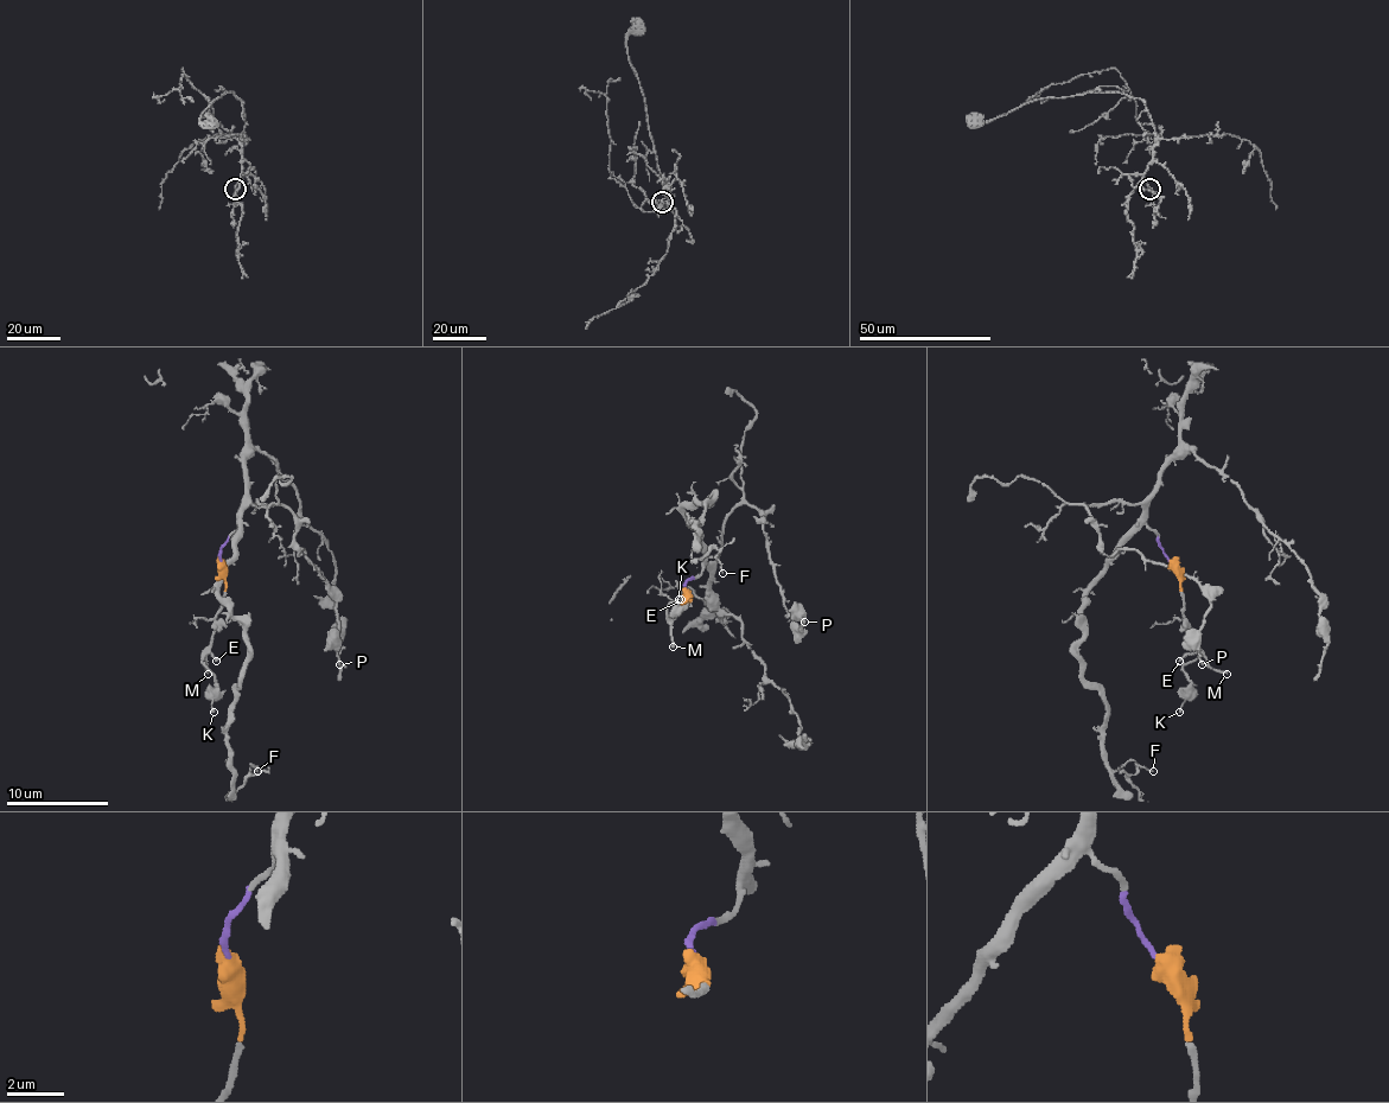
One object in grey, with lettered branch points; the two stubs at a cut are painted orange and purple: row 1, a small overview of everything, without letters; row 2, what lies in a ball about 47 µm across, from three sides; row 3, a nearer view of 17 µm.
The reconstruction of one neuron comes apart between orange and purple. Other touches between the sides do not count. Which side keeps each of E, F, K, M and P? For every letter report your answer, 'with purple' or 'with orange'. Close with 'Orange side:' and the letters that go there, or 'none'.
E: with orange
F: with purple
K: with orange
M: with orange
P: with purple
Orange side: E, K, M

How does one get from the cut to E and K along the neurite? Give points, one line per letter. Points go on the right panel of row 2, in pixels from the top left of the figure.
E: (1171, 561), (1184, 625), (1197, 646), (1179, 662)
K: (1171, 561), (1184, 625), (1192, 633), (1197, 656), (1184, 667), (1189, 697), (1179, 713)

